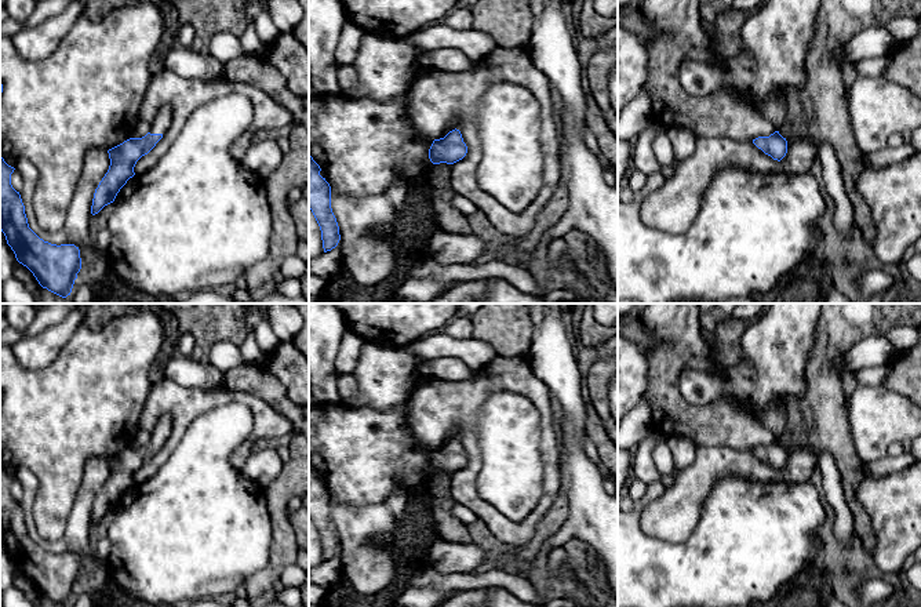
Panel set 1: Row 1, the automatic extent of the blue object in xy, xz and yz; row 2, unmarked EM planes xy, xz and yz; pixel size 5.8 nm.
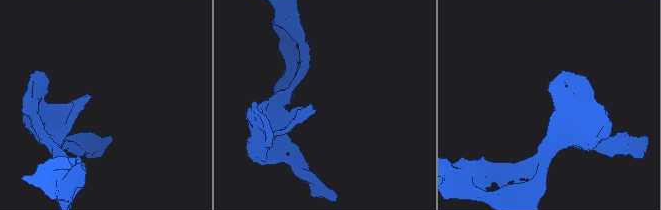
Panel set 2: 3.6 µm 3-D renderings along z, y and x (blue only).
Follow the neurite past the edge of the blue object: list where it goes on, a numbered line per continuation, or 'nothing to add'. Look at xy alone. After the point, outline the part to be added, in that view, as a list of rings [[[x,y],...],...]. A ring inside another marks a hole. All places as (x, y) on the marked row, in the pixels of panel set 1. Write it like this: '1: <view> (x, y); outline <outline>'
1: xy (162, 122); outline [[[161,106],[154,117],[154,120],[152,121],[150,126],[150,134],[164,134],[170,124],[171,124],[171,119],[172,119],[172,110],[170,106]]]

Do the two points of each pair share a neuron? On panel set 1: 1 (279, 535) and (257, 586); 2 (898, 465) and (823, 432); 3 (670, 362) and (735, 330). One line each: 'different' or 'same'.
1: same
2: different
3: different

